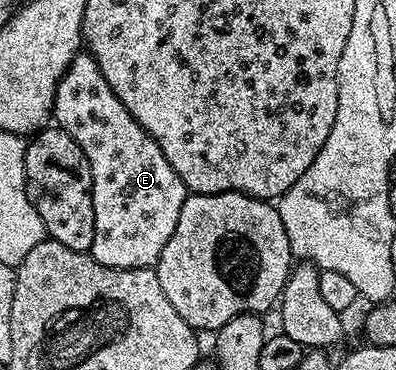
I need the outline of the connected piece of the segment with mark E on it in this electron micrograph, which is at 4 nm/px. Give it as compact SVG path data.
M79 52L60 79L52 117L57 128L76 139L92 171L94 238L90 256L104 263L104 267L117 269L157 266L164 243L176 231L176 219L180 219L180 207L184 207L188 190L156 139L116 99L89 52Z

